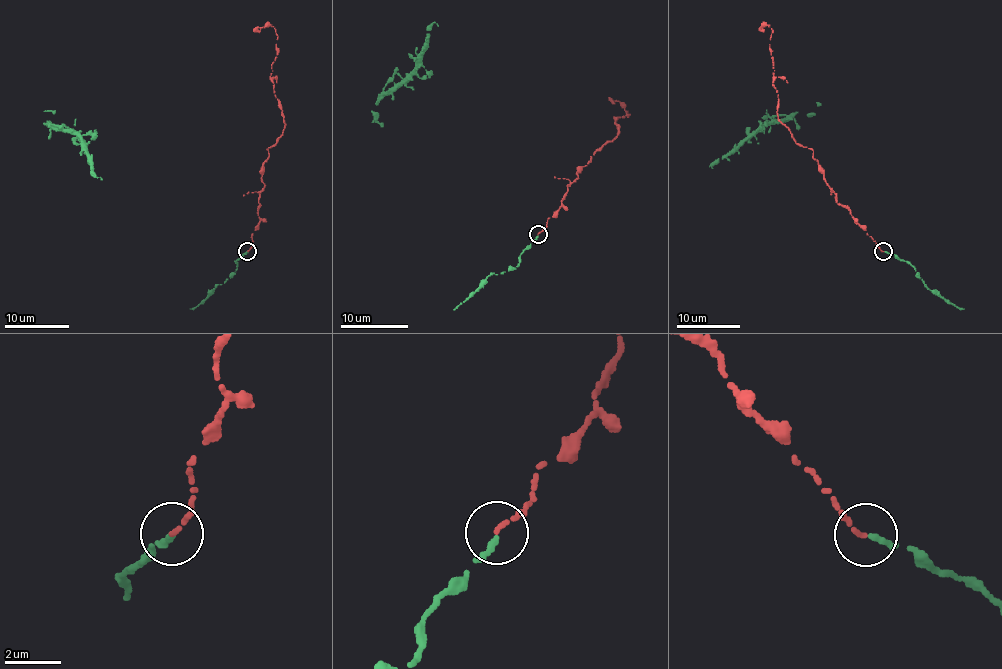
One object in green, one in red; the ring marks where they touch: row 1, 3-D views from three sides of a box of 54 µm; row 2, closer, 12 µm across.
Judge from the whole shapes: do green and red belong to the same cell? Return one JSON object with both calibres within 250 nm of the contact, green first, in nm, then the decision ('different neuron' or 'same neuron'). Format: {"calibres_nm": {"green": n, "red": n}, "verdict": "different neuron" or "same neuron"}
{"calibres_nm": {"green": 220, "red": 140}, "verdict": "same neuron"}

